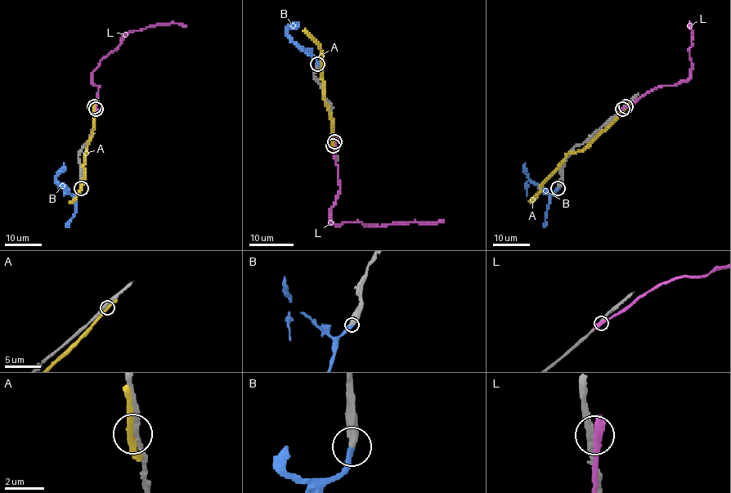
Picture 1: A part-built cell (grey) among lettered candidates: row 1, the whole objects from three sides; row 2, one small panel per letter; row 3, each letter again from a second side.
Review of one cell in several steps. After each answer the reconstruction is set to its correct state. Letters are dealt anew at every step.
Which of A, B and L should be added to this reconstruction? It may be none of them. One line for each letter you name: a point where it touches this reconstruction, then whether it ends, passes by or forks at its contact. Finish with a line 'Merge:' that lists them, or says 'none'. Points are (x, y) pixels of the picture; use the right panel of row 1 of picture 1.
B: contact (558, 188); it ends
Merge: B

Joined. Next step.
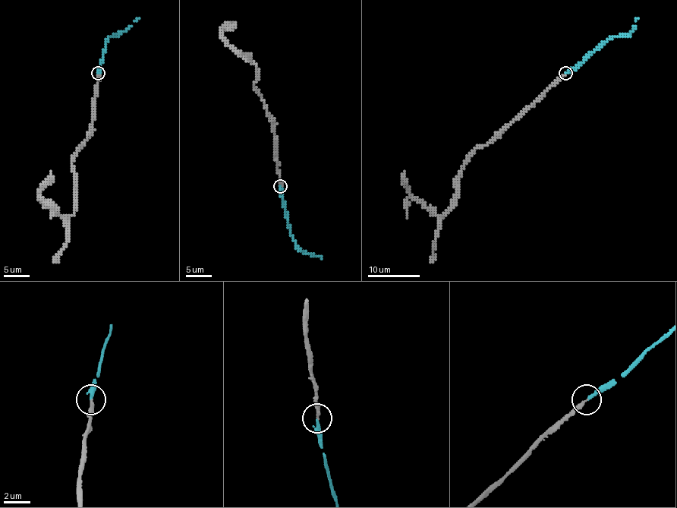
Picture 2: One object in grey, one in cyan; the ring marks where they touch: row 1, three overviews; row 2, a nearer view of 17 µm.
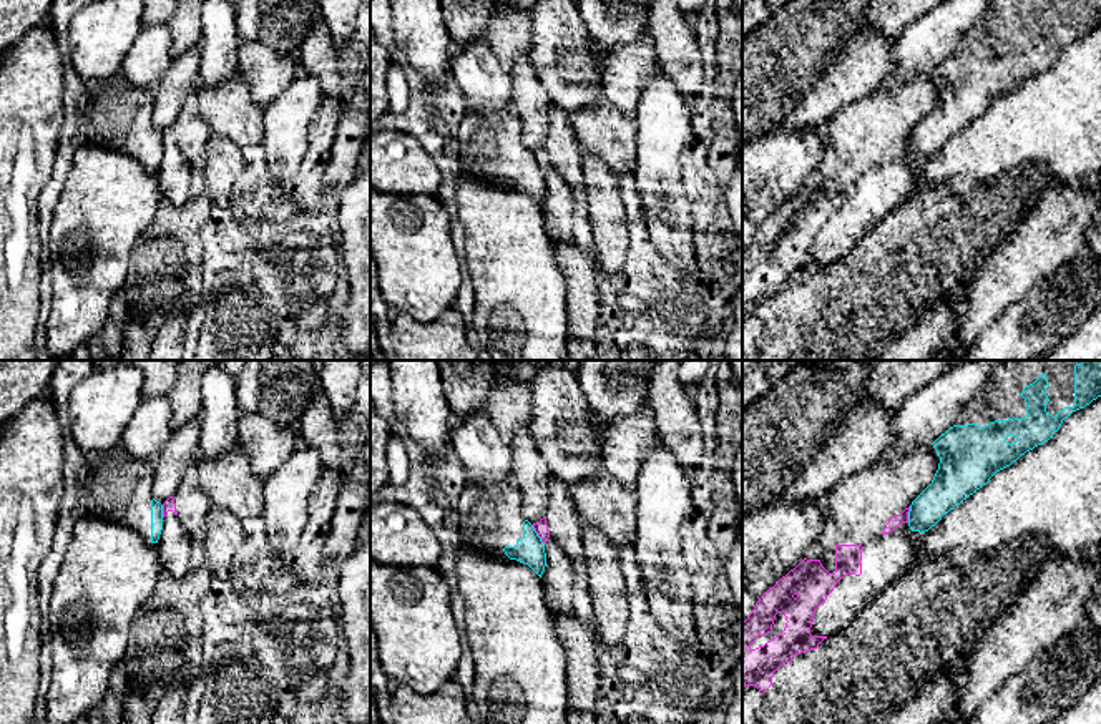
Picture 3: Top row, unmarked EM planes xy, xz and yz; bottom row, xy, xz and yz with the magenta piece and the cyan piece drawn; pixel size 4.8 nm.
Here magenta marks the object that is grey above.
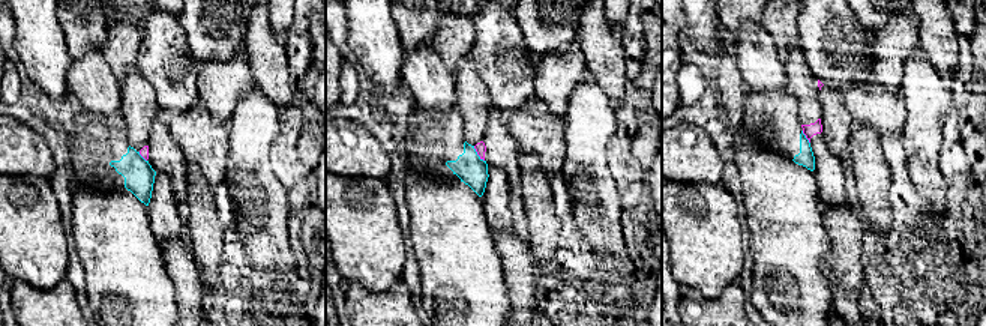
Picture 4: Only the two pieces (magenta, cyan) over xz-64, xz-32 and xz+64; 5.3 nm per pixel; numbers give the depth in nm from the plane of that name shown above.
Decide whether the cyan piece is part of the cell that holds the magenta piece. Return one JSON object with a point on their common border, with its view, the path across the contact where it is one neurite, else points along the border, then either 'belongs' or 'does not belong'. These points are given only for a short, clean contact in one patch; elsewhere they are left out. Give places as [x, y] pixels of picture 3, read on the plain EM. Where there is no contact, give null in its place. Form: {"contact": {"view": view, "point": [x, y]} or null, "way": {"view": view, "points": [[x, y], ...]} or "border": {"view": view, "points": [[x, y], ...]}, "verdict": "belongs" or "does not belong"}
{"contact": {"view": "xz", "point": [538, 163]}, "border": {"view": "xz", "points": [[532, 153], [543, 171]]}, "verdict": "does not belong"}

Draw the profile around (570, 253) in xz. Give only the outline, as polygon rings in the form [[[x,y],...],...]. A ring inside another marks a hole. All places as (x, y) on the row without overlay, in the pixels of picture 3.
[[[576,244],[555,247],[555,257],[565,279],[568,312],[568,359],[598,360],[595,334],[603,316],[601,294],[606,282],[590,256]]]

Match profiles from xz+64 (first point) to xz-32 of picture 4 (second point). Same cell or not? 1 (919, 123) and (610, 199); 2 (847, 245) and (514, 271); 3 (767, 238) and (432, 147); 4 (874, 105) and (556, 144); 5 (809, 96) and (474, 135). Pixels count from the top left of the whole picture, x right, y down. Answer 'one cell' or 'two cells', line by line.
1: one cell
2: one cell
3: two cells
4: one cell
5: one cell

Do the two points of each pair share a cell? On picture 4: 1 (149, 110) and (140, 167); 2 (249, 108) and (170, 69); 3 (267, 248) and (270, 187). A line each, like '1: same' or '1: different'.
1: different
2: different
3: same

